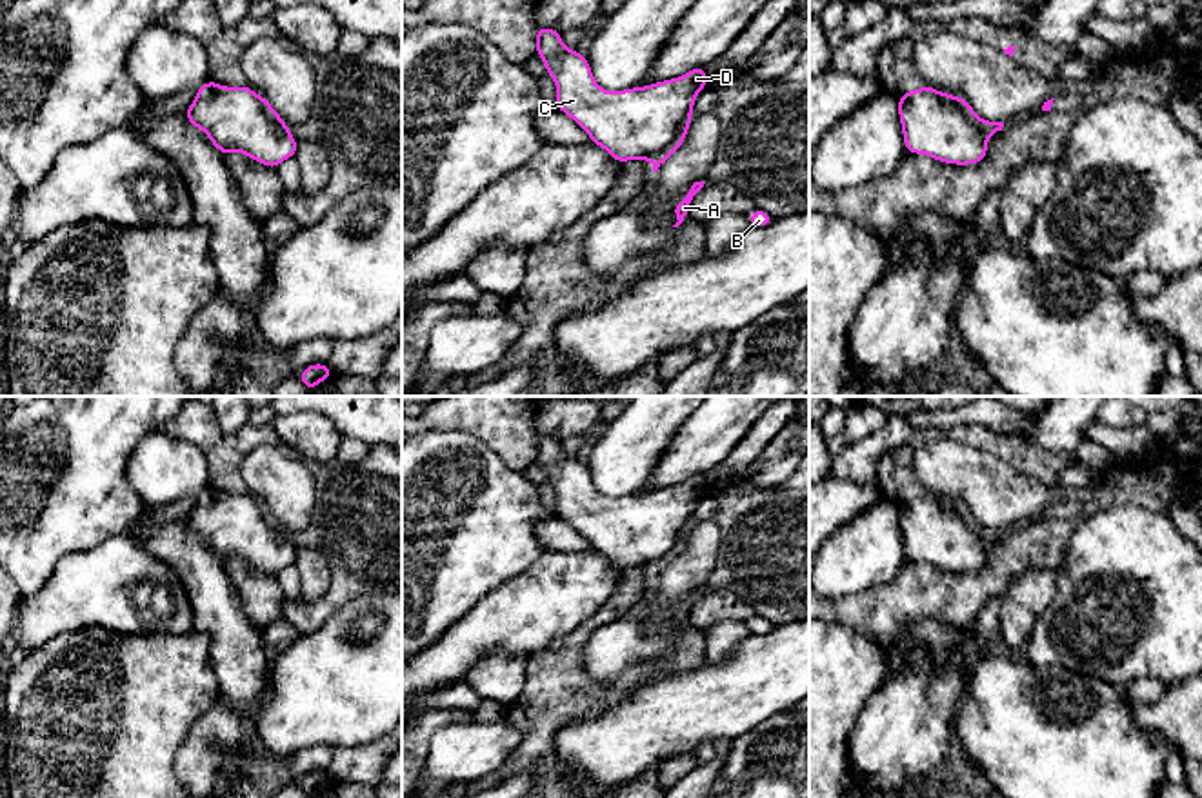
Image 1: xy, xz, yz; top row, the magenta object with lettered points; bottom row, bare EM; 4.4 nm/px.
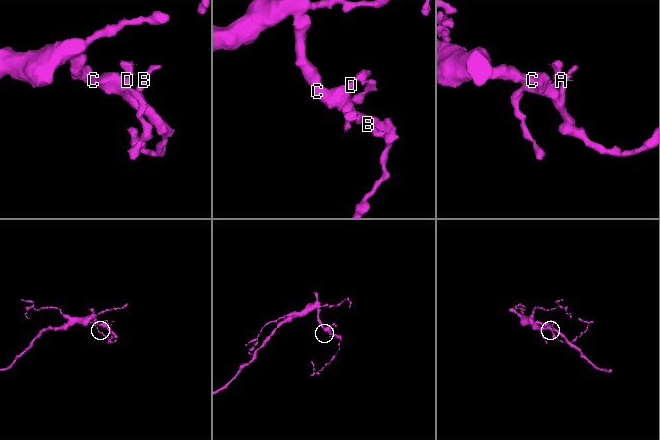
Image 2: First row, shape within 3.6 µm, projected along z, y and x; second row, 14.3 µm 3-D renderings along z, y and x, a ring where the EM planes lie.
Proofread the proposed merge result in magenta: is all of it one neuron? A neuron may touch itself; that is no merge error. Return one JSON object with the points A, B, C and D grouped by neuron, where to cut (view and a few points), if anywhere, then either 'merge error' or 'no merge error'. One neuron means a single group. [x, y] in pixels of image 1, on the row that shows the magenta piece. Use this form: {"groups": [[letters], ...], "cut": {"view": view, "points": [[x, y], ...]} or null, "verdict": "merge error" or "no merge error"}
{"groups": [["A"], ["B", "C", "D"]], "cut": {"view": "xz", "points": [[690, 109], [677, 135], [666, 146], [642, 159]]}, "verdict": "merge error"}

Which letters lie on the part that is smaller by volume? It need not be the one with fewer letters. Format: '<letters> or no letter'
A

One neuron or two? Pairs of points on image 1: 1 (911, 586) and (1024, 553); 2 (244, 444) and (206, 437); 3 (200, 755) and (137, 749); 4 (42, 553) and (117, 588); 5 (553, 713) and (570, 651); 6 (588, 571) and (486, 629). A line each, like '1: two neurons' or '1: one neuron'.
1: one neuron
2: one neuron
3: two neurons
4: two neurons
5: one neuron
6: one neuron

